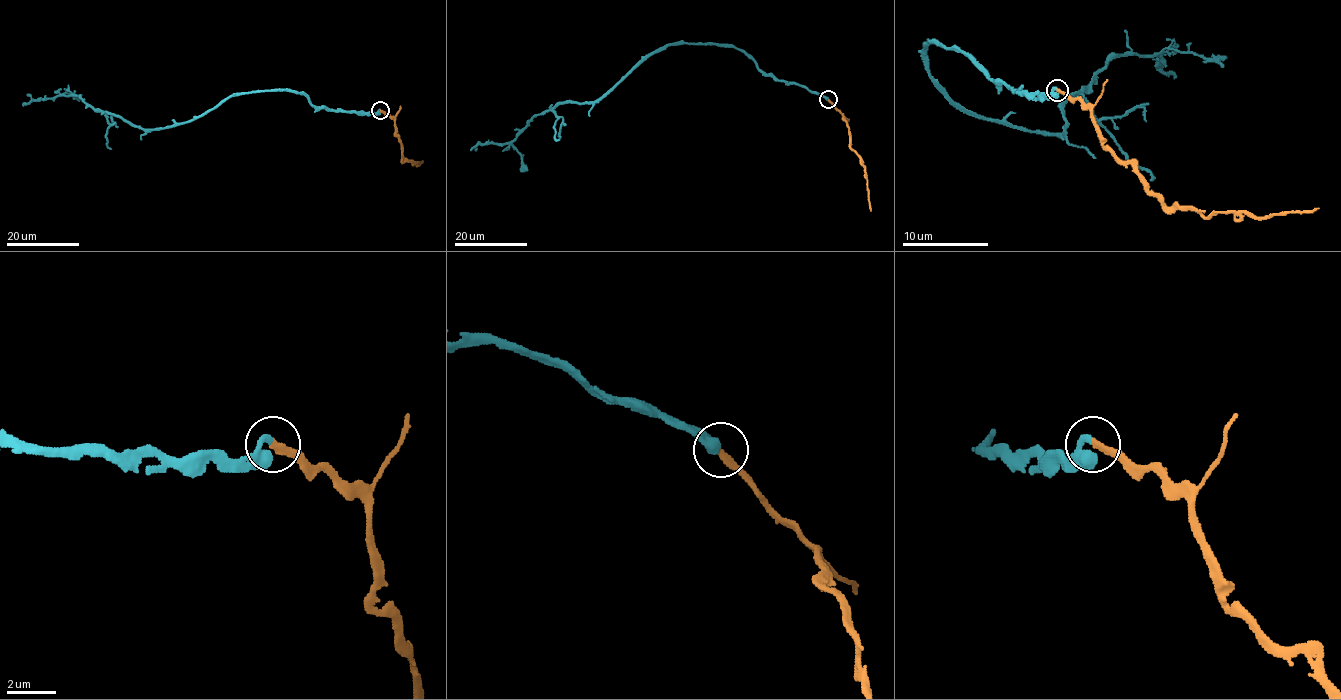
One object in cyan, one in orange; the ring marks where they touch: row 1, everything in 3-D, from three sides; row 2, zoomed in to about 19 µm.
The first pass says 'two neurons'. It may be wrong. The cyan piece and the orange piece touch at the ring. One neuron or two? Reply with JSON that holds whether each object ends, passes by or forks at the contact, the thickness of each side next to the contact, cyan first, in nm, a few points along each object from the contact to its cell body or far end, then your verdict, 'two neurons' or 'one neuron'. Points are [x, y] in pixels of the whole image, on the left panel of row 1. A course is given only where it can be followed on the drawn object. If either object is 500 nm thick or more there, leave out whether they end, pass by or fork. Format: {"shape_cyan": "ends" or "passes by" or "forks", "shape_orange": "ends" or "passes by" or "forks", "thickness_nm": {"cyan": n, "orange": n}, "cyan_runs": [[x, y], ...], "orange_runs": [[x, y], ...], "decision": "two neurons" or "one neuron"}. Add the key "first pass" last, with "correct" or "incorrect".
{"shape_cyan": "ends", "shape_orange": "ends", "thickness_nm": {"cyan": 240, "orange": 280}, "cyan_runs": [[380, 110], [327, 110], [286, 90], [241, 92], [186, 122], [145, 128], [79, 96], [22, 105]], "orange_runs": [[380, 110], [394, 119], [401, 142], [402, 160], [413, 164], [423, 160]], "decision": "one neuron", "first pass": "incorrect"}

